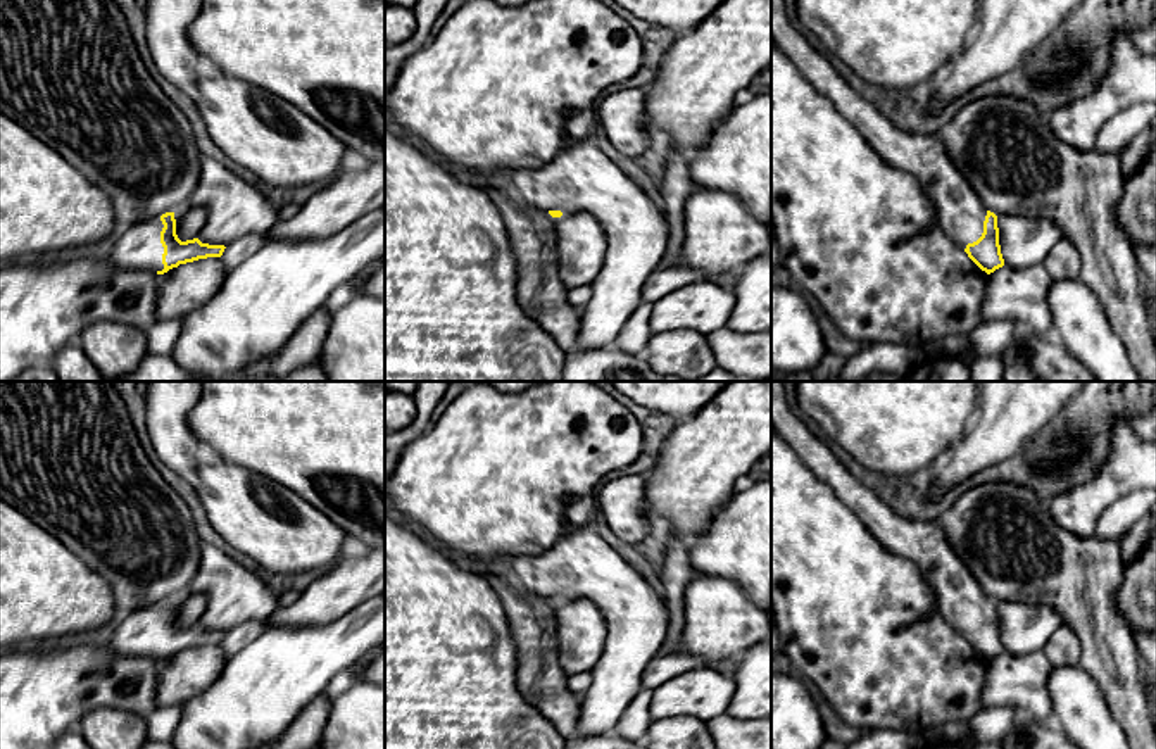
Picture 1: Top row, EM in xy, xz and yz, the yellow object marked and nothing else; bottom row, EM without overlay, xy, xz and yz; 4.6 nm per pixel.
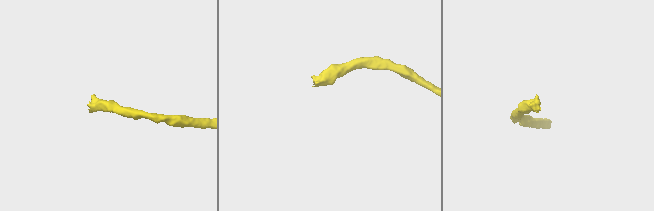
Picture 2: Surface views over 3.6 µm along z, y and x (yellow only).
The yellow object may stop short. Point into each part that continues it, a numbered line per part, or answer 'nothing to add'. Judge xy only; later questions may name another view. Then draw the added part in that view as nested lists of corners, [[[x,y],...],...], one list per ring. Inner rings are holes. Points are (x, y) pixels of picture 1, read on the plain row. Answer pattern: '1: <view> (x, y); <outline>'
1: xy (138, 634); [[[160,604],[143,606],[117,621],[110,649],[124,656],[162,658]]]

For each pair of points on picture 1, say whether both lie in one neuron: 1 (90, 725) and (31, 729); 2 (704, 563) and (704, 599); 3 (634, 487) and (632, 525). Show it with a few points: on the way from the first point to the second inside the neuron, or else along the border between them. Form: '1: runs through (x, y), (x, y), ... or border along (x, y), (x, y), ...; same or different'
1: border along (116, 710), (94, 708), (75, 727); different
2: border along (697, 577), (727, 577), (742, 591); different
3: runs through (632, 496), (632, 516); same

